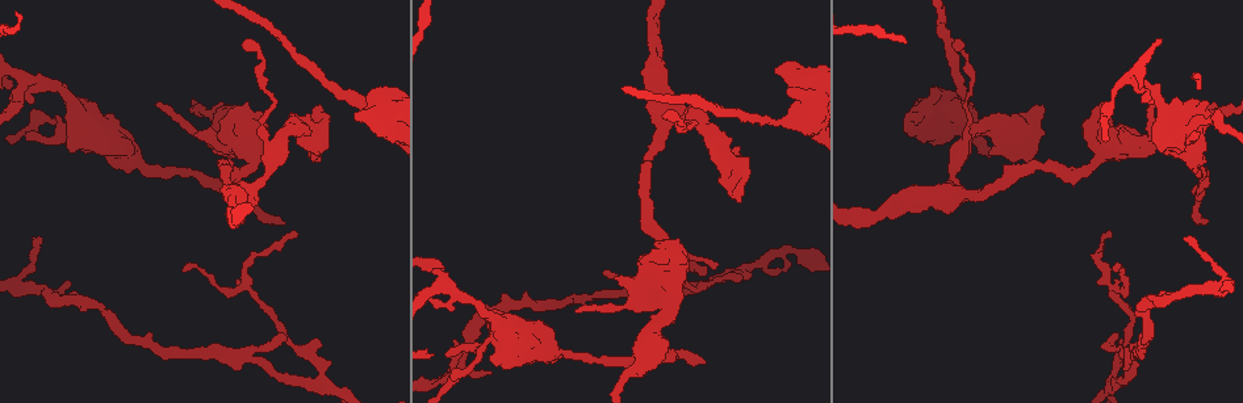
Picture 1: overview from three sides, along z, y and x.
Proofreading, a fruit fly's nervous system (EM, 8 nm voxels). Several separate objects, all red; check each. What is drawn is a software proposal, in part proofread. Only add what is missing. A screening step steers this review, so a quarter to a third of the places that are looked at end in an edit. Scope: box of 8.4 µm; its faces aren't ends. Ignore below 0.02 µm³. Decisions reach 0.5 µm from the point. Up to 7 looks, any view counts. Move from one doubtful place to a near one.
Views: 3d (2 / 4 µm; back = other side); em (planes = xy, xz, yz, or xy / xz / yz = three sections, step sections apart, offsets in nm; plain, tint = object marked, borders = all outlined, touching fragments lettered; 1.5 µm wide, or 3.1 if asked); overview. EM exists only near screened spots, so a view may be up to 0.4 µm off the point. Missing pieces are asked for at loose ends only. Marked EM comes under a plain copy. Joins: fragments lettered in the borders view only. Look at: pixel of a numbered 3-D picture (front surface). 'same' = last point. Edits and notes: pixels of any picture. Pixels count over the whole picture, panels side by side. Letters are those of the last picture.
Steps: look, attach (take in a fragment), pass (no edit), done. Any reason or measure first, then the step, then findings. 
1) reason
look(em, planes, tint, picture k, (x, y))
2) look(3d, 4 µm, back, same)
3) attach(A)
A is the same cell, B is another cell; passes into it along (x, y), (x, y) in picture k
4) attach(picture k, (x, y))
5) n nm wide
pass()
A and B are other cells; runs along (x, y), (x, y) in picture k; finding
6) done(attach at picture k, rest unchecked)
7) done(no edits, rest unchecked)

branch stops here
look(3d, 2 µm, picture 1, (1115, 269))

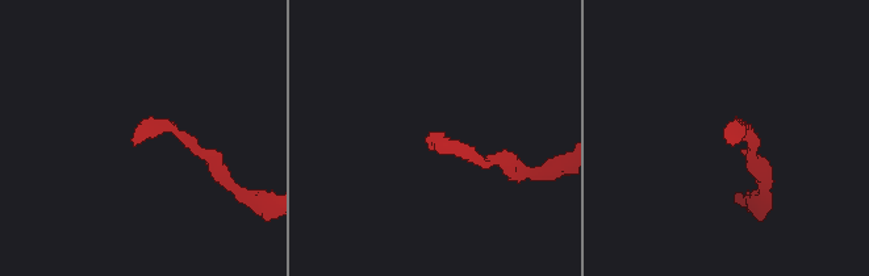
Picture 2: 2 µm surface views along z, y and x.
now the EM
look(em, planes, borders, picture 2, (429, 134))

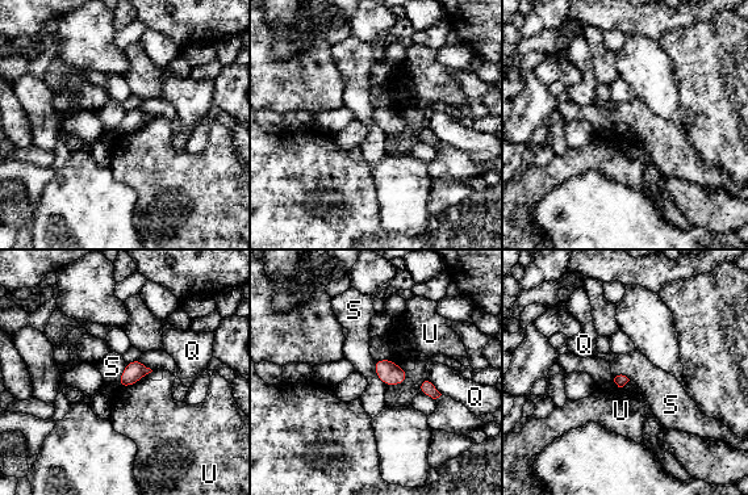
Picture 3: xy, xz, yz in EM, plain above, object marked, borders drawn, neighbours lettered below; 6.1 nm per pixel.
70 nm wide
pass()
Q, S and U are other cells; none of them fits

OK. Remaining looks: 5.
tapers out
look(em, planes, borders, picture 1, (1142, 99))

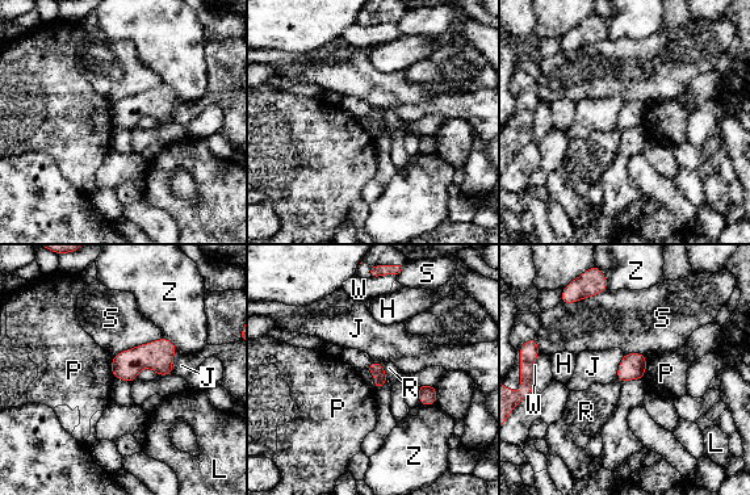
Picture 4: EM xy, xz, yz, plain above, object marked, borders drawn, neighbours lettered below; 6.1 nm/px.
pass()
H, J, L, P, R, S, W and Z are other cells; border along (624, 353), (615, 376) in picture 4; none of them fits

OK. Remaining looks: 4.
thick end
look(3d, 4 µm, picture 1, (775, 68))

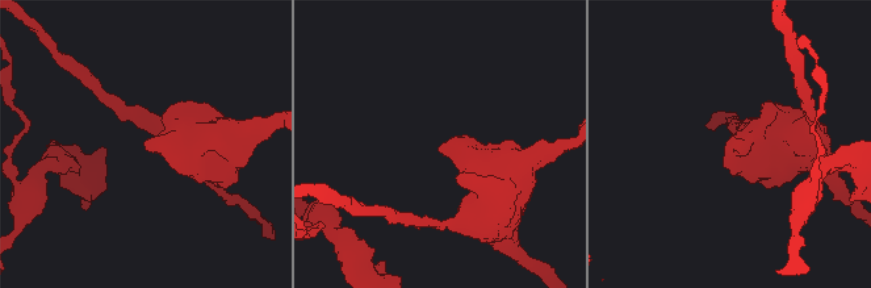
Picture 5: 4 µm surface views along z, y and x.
look(em, 3.1 µm, planes, borders, picture 5, (440, 145))

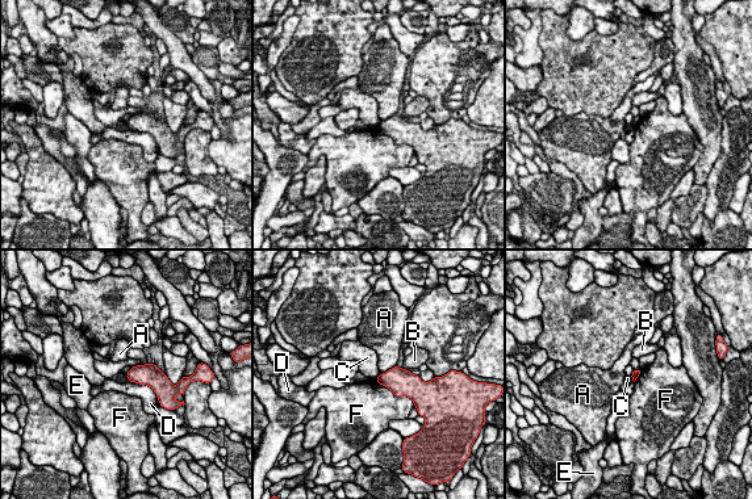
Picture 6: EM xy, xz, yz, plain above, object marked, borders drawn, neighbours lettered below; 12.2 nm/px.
F touches over 600 nm
pass()
A, B, C, D, E and F are other cells; no lettered fragment goes on from it

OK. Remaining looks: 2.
done(no edits, rest unchecked)

